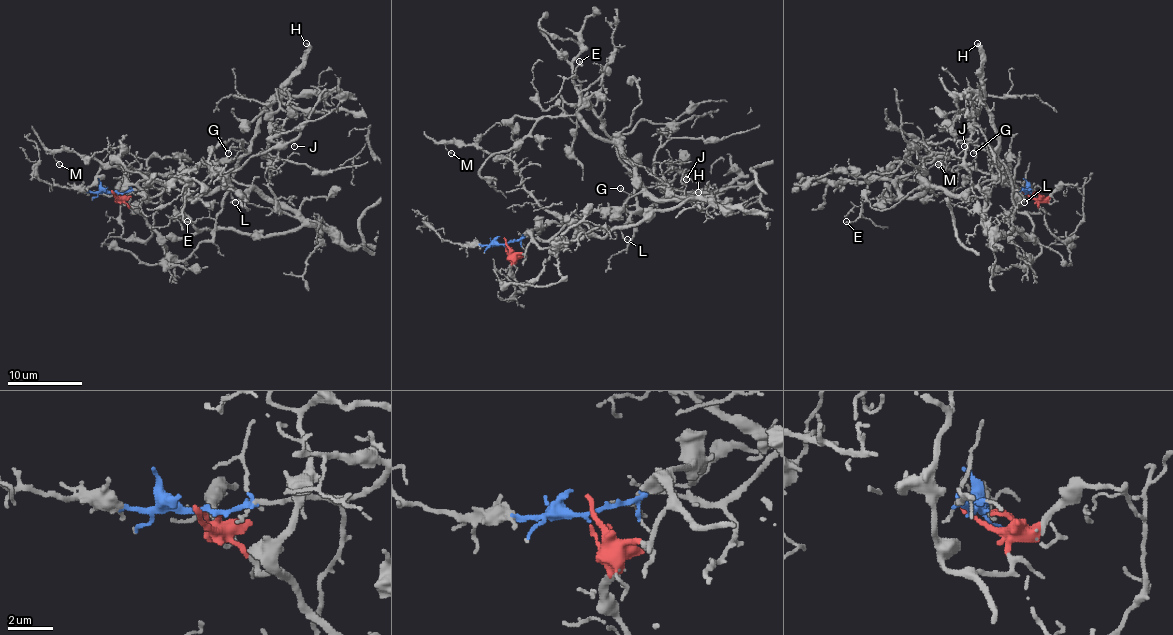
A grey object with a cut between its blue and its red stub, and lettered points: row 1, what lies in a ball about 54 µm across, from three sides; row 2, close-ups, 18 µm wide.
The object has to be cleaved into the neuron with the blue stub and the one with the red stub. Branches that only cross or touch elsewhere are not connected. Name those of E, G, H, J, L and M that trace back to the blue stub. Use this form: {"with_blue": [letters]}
{"with_blue": ["E", "G", "H", "J", "L", "M"]}

